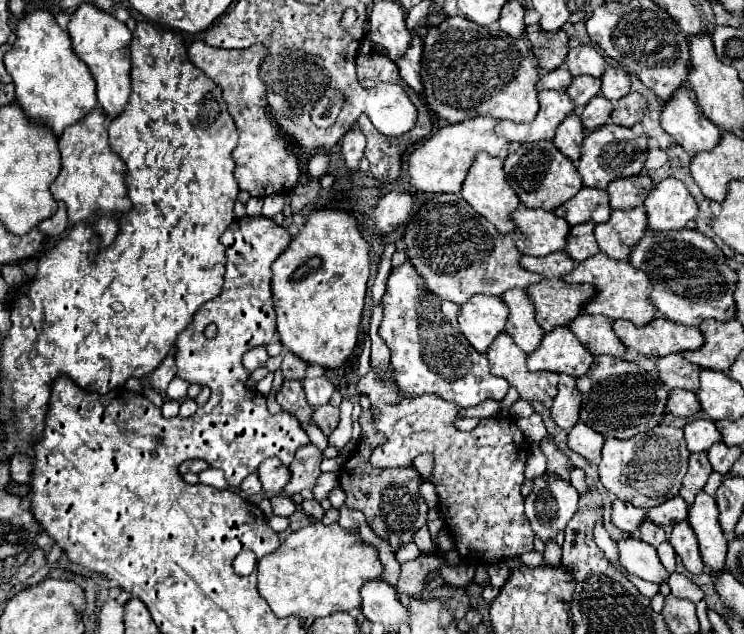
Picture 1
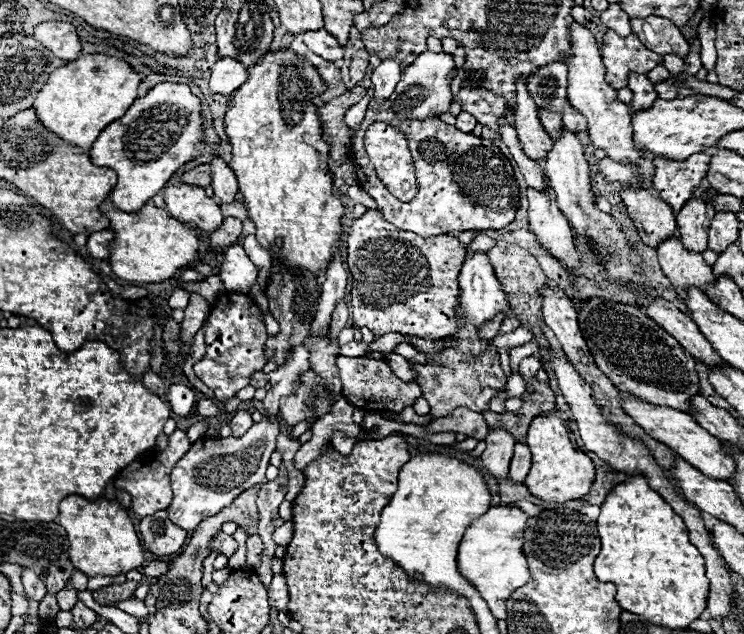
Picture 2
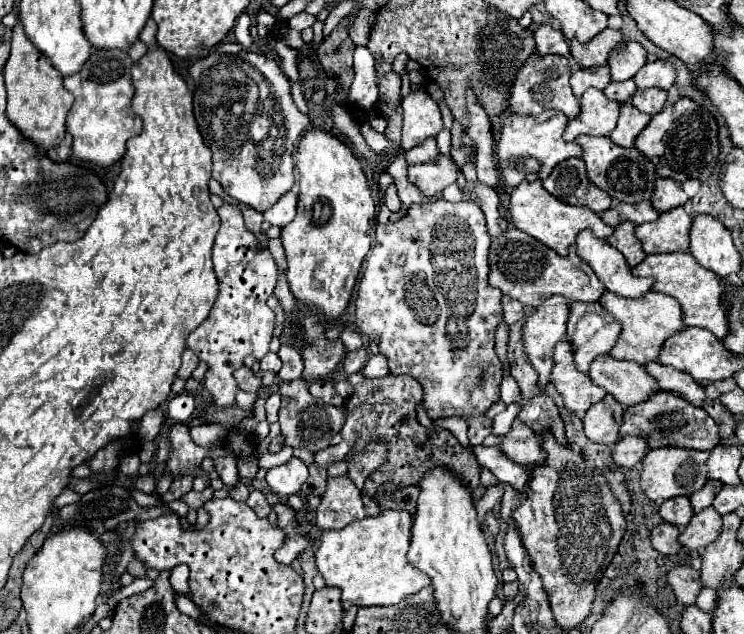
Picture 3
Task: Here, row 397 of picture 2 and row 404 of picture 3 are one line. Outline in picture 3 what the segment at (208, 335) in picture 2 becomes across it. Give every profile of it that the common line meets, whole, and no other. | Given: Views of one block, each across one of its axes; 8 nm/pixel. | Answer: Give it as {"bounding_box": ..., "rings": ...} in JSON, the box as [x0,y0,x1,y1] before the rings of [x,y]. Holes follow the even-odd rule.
{"bounding_box":[186,202,278,408],"rings":[[[224,202],[224,206],[218,208],[218,216],[222,226],[212,248],[212,262],[220,282],[220,292],[208,320],[204,320],[188,336],[186,346],[202,362],[208,362],[204,386],[216,400],[218,408],[228,408],[236,402],[236,394],[240,390],[236,378],[232,376],[234,370],[242,366],[246,356],[262,360],[270,350],[276,314],[266,306],[266,300],[274,290],[278,268],[270,250],[260,248],[256,236],[244,226],[242,212],[234,204]]]}

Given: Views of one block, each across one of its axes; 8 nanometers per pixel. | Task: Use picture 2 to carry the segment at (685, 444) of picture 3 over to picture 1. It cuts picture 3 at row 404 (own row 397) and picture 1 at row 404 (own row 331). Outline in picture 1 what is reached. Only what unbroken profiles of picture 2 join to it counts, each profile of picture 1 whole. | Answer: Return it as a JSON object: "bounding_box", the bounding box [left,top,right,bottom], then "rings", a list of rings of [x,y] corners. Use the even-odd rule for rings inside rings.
{"bounding_box":[576,356,670,440],"rings":[[[596,356],[594,366],[582,378],[576,378],[576,386],[582,394],[580,420],[602,436],[620,440],[654,428],[662,418],[666,396],[670,392],[660,380],[656,382],[656,378],[638,364],[614,356]]]}

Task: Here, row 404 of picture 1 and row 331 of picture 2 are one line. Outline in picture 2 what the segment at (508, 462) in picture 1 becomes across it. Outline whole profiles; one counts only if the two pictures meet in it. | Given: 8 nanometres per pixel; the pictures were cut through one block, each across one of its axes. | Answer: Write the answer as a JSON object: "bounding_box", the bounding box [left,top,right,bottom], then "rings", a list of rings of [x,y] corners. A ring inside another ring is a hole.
{"bounding_box":[348,210,466,340],"rings":[[[368,210],[364,216],[354,220],[348,236],[348,268],[352,274],[350,286],[350,308],[354,326],[370,328],[376,334],[408,334],[424,340],[440,340],[458,330],[458,274],[466,258],[466,244],[450,234],[420,238],[414,232],[398,230],[382,218],[378,210]]]}

